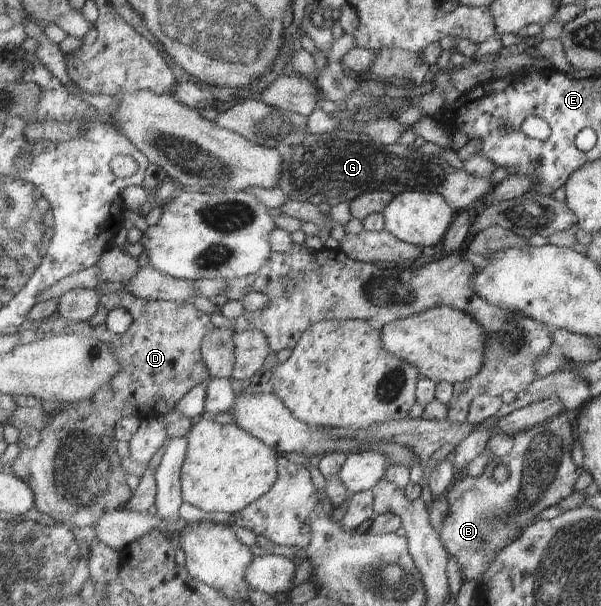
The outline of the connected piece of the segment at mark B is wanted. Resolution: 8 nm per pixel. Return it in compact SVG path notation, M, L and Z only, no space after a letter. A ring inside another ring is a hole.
M563 411L554 416L551 420L533 425L529 429L519 431L513 437L513 447L507 456L495 457L492 463L487 465L485 473L481 477L460 477L455 480L455 485L449 487L445 498L451 505L451 513L445 517L445 523L439 532L441 541L449 556L457 559L461 566L461 576L466 580L474 580L481 583L483 575L487 573L489 565L497 559L501 549L514 541L519 535L519 531L531 524L531 521L544 509L557 505L562 499L568 497L574 491L574 484L581 472L571 461L571 449L573 437L571 437L571 426L567 420L567 415ZM501 465L503 468L503 480L501 483L493 481L493 471L495 466Z

